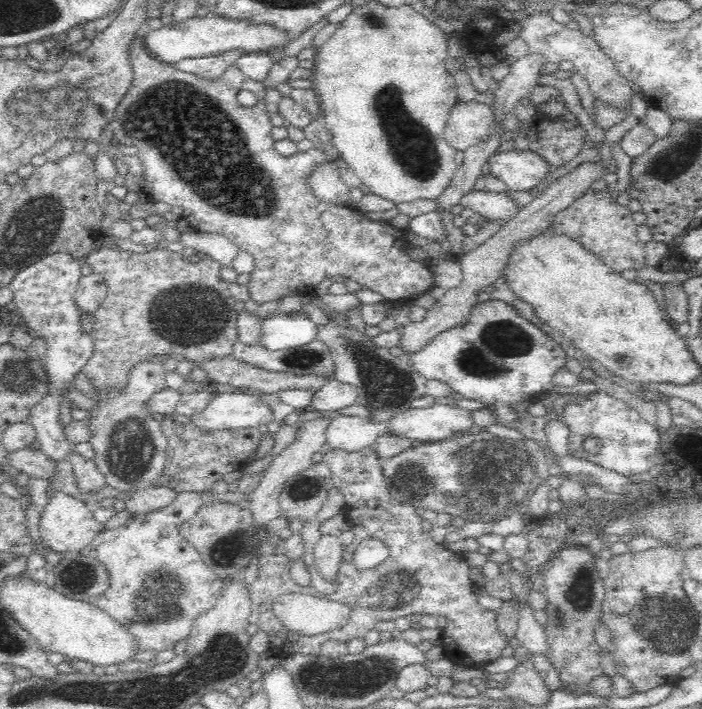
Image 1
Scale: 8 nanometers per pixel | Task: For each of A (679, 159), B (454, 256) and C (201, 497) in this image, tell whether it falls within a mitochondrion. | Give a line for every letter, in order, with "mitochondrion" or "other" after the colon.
A: mitochondrion
B: other
C: other

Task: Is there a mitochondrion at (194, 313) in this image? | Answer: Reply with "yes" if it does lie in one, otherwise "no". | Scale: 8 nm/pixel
yes

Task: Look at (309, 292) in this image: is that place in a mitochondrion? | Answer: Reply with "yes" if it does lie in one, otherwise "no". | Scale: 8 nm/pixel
no

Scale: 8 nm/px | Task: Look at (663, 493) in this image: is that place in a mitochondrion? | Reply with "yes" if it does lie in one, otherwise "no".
no

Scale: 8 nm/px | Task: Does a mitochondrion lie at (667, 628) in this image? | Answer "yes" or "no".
yes

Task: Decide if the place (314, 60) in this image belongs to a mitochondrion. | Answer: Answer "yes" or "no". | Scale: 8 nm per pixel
no

